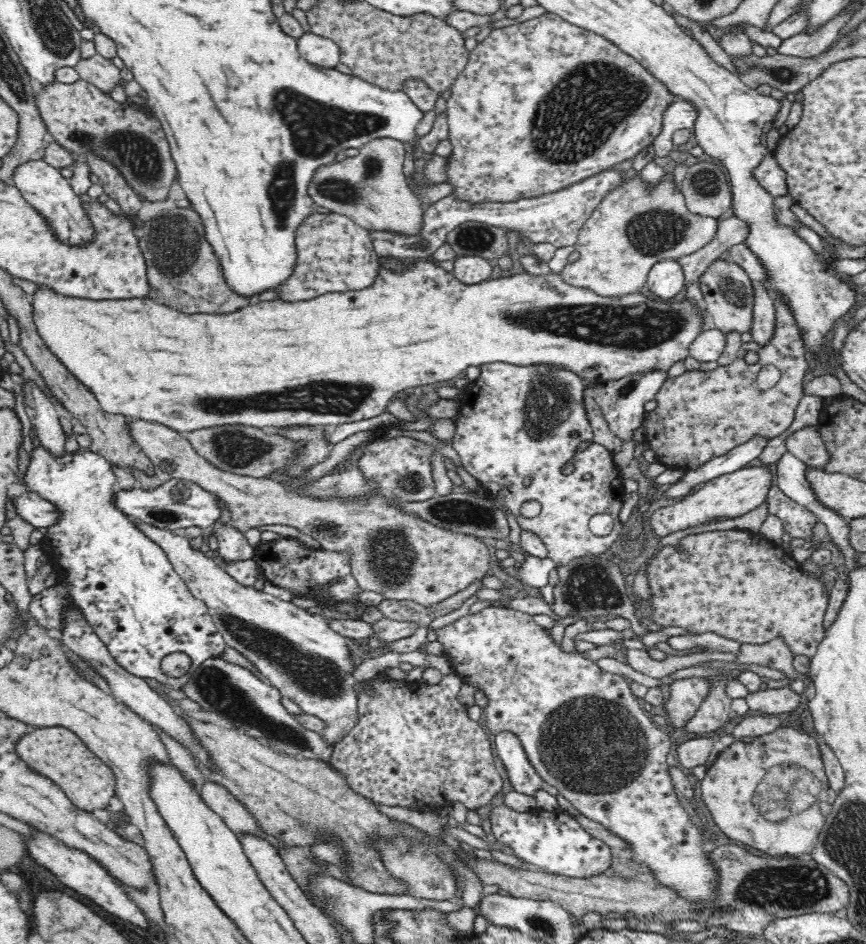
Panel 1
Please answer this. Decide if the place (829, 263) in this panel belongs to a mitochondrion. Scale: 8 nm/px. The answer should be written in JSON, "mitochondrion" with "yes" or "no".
{"mitochondrion":"no"}

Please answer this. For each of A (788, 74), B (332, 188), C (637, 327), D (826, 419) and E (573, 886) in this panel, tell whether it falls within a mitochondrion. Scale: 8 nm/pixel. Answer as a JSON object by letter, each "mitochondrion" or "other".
{"A":"mitochondrion","B":"mitochondrion","C":"mitochondrion","D":"other","E":"other"}

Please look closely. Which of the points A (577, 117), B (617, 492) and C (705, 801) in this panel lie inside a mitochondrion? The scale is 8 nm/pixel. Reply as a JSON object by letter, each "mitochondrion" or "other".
{"A":"mitochondrion","B":"other","C":"other"}

